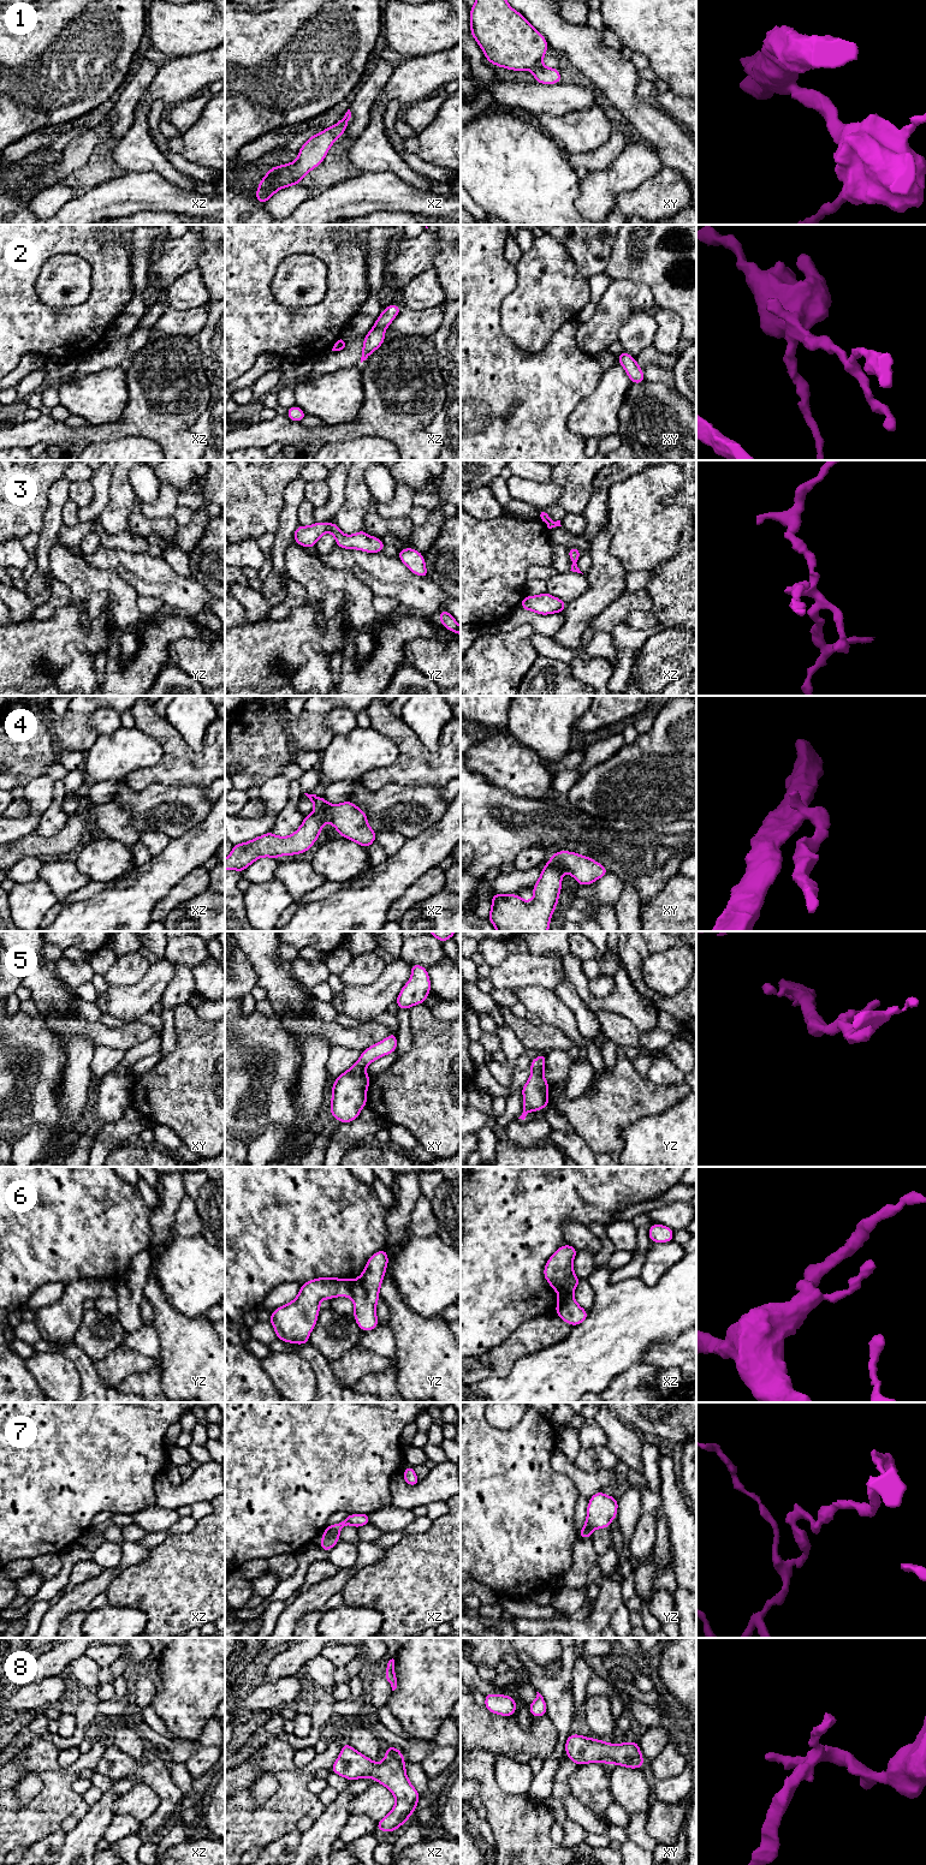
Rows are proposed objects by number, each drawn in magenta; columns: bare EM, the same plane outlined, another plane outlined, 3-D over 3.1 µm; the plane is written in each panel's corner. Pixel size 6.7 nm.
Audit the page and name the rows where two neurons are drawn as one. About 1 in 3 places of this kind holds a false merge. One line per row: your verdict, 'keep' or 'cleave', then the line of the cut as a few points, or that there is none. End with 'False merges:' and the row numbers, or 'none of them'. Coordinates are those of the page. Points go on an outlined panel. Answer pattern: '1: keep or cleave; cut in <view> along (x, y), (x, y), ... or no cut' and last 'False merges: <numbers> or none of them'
1: keep; no cut
2: keep; no cut
3: keep; no cut
4: cleave; cut in xz along (315, 809), (326, 820)
5: keep; no cut
6: cleave; cut in yz along (350, 1281), (351, 1296)
7: cleave; cut in xz along (326, 1529), (338, 1533)
8: keep; no cut
False merges: 4, 6, 7

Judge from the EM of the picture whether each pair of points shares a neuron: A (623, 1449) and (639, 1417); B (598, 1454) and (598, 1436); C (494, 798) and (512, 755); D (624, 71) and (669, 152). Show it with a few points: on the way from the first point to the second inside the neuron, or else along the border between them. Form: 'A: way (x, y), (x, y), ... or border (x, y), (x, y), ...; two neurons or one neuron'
A: border (616, 1414), (643, 1437); two neurons
B: border (605, 1446), (581, 1448); two neurons
C: border (475, 772), (480, 773), (491, 784), (526, 798); two neurons
D: way (624, 91), (624, 99), (657, 131); one neuron

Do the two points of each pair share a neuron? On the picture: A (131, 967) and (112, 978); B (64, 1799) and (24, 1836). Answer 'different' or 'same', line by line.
A: same
B: same

